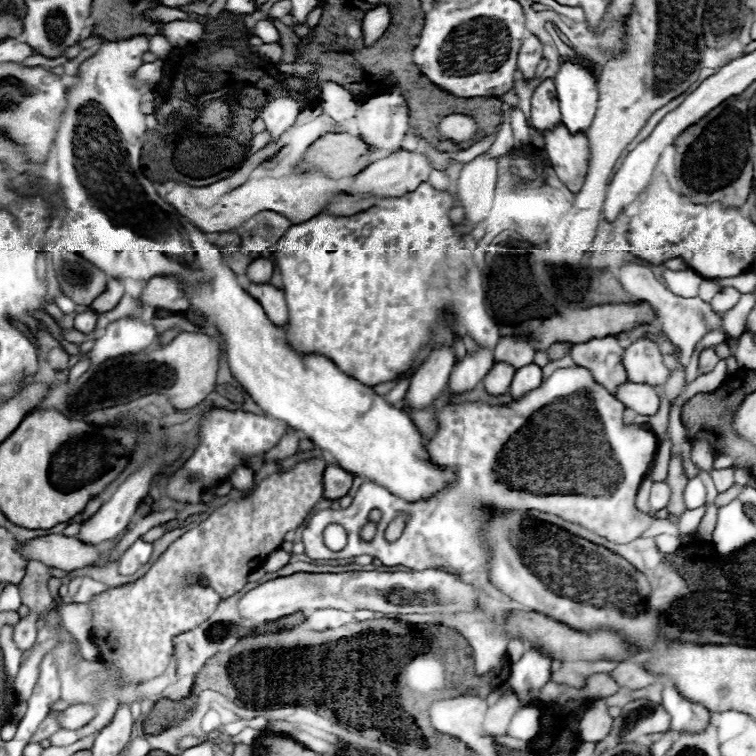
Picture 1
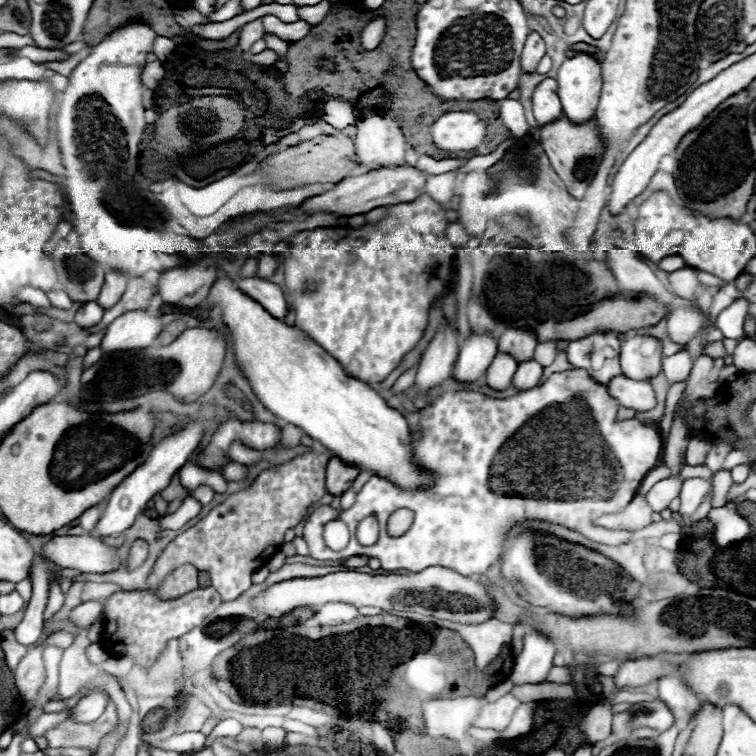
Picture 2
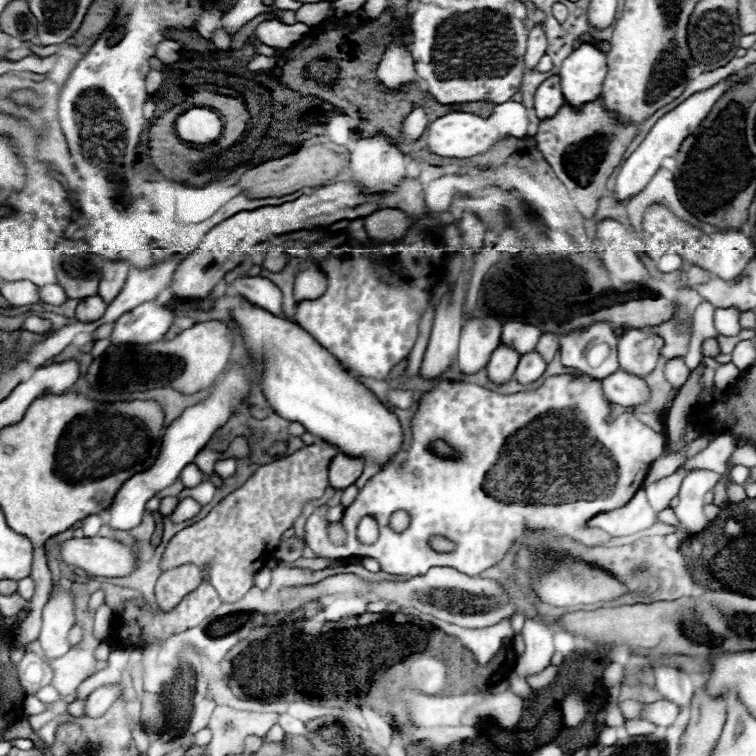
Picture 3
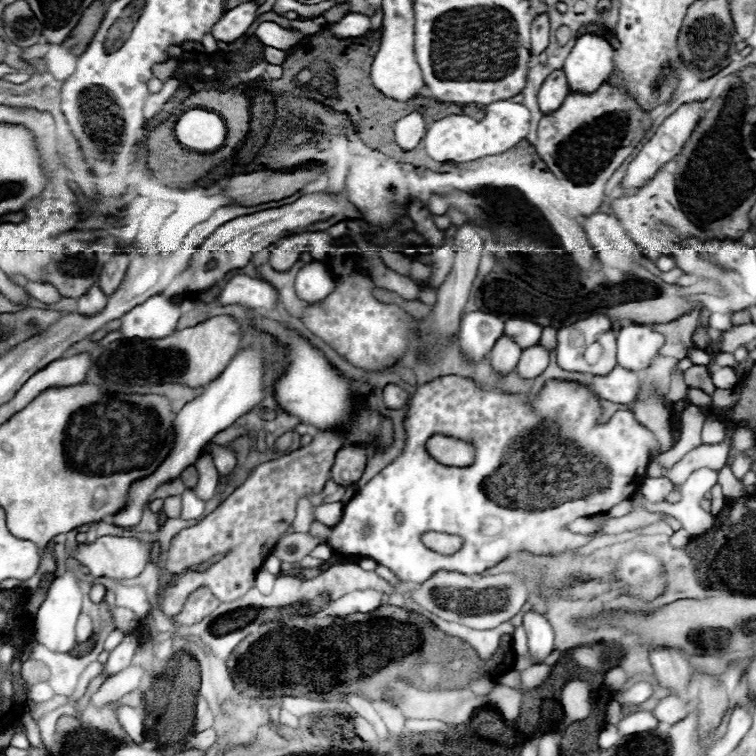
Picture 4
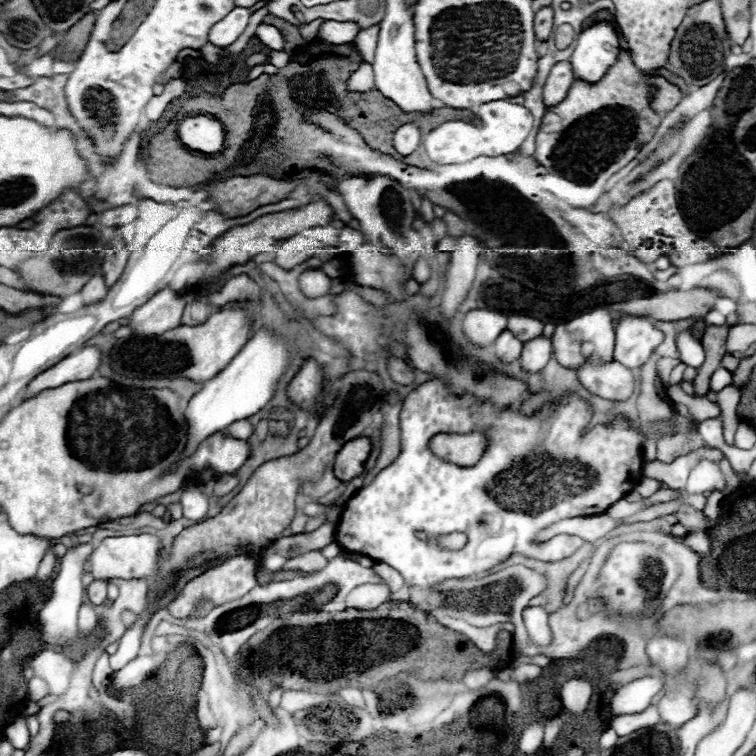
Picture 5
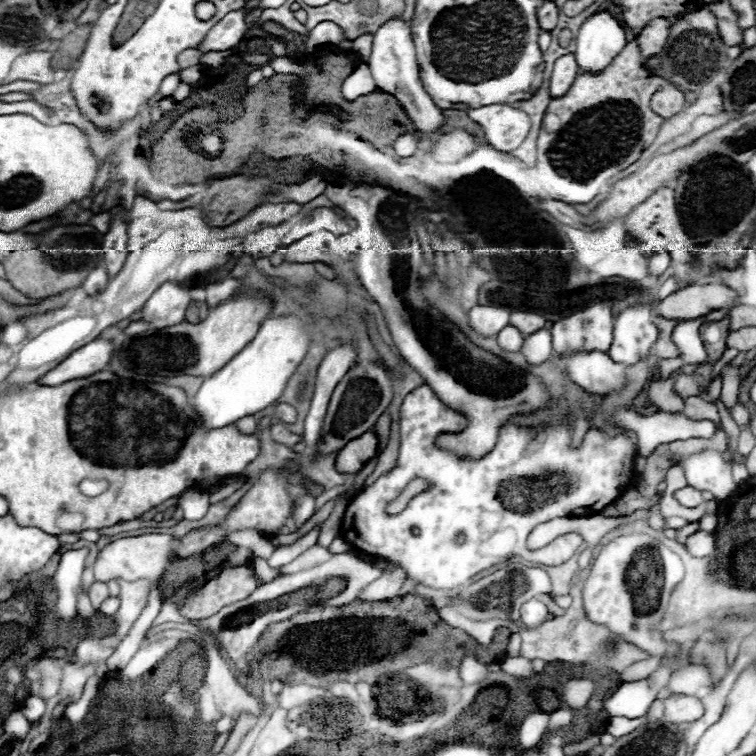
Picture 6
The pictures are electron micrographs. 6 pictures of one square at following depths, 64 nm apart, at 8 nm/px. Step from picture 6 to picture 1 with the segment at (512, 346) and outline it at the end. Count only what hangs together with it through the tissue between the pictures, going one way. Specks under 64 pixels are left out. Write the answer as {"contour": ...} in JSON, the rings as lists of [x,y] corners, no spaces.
{"contour":[[[494,364],[484,378],[484,388],[492,396],[502,396],[508,392],[514,378],[514,368],[510,364]]]}

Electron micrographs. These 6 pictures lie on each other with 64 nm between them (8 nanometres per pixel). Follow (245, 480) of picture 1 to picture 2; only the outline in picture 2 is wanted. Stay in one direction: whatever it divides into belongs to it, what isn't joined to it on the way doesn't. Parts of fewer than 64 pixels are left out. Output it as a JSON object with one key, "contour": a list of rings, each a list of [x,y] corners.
{"contour":[[[230,462],[224,470],[222,470],[222,476],[228,480],[228,482],[240,482],[246,478],[246,466],[244,464],[238,464],[238,462]]]}

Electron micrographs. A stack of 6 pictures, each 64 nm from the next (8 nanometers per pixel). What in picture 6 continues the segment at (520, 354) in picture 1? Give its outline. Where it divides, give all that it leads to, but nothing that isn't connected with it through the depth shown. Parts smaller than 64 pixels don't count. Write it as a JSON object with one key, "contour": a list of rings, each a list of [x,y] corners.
{"contour":[[[516,310],[516,312],[510,314],[510,324],[514,328],[518,328],[524,338],[530,336],[530,334],[534,334],[534,332],[538,332],[540,328],[544,328],[544,322],[546,322],[544,316],[532,314],[532,312],[520,312],[520,310]]]}

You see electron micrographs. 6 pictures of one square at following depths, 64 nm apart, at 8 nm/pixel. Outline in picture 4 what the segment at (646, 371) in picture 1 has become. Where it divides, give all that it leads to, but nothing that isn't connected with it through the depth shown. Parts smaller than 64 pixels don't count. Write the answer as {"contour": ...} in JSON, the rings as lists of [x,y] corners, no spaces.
{"contour":[[[628,324],[618,332],[618,366],[626,366],[626,370],[642,372],[648,370],[654,356],[664,344],[664,336],[654,332],[650,324]]]}

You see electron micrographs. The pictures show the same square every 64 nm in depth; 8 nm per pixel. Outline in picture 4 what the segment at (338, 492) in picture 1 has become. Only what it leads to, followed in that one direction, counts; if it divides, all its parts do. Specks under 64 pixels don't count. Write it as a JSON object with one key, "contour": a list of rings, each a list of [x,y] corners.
{"contour":[[[346,444],[336,454],[334,466],[330,468],[330,478],[338,486],[350,486],[356,480],[360,480],[364,468],[366,468],[366,448]]]}

